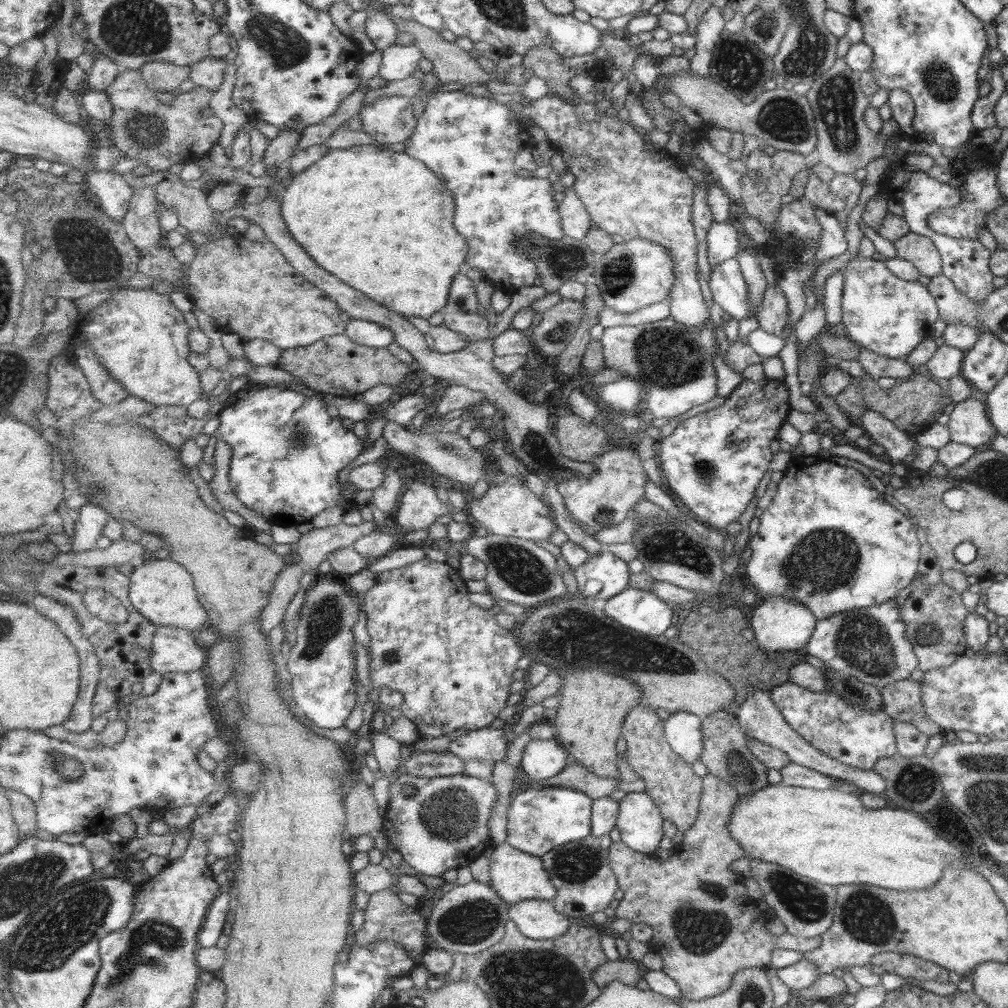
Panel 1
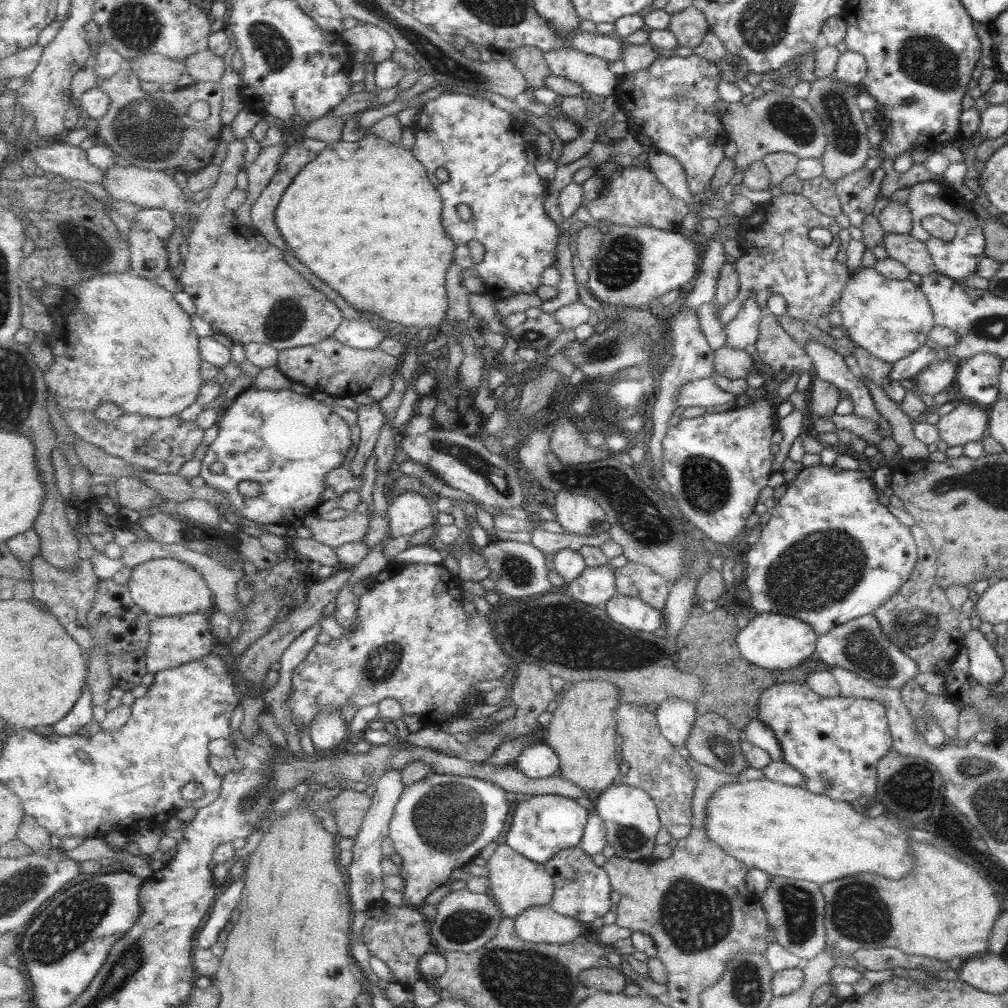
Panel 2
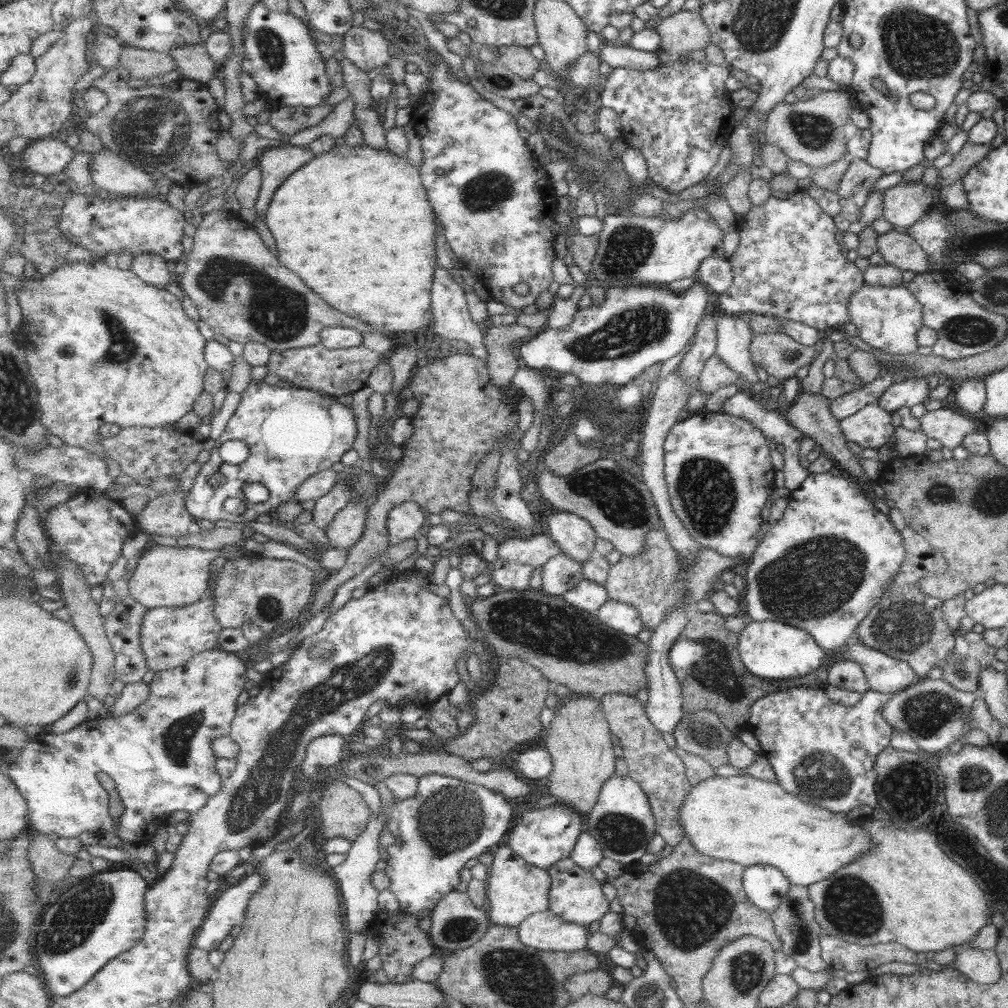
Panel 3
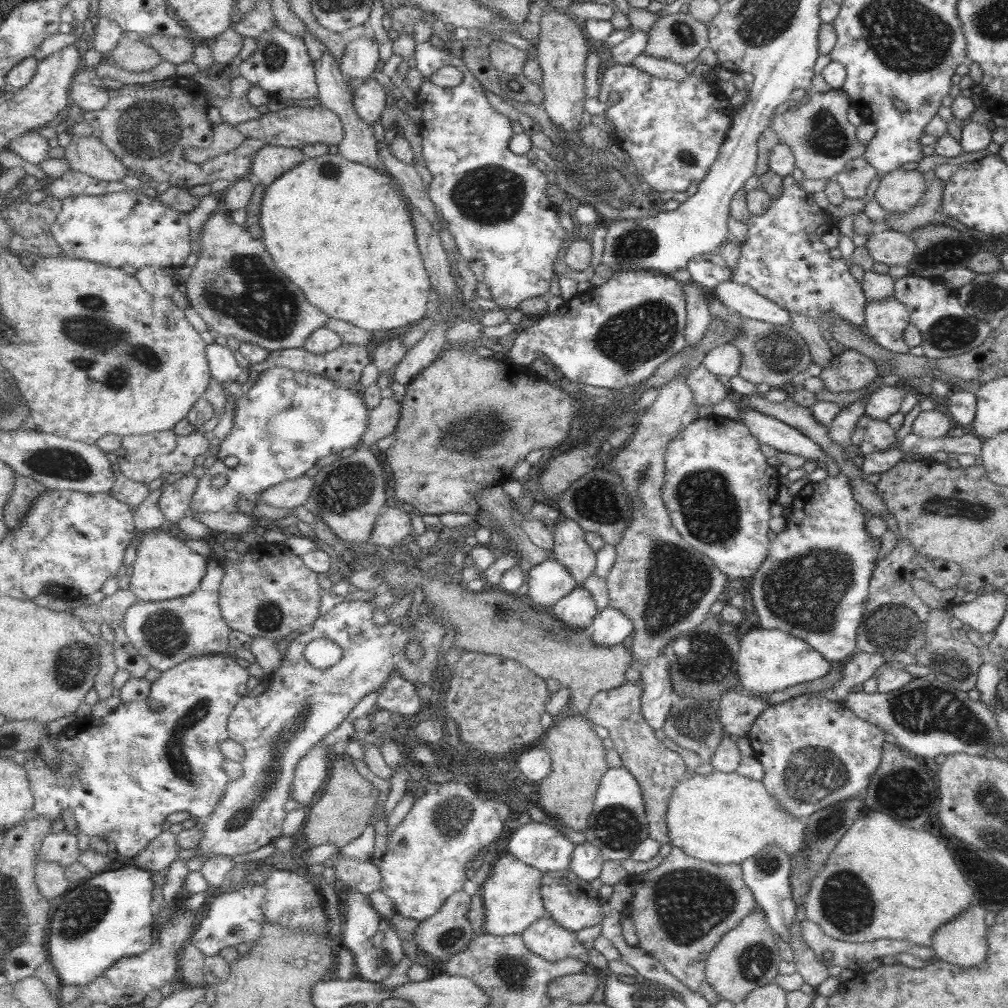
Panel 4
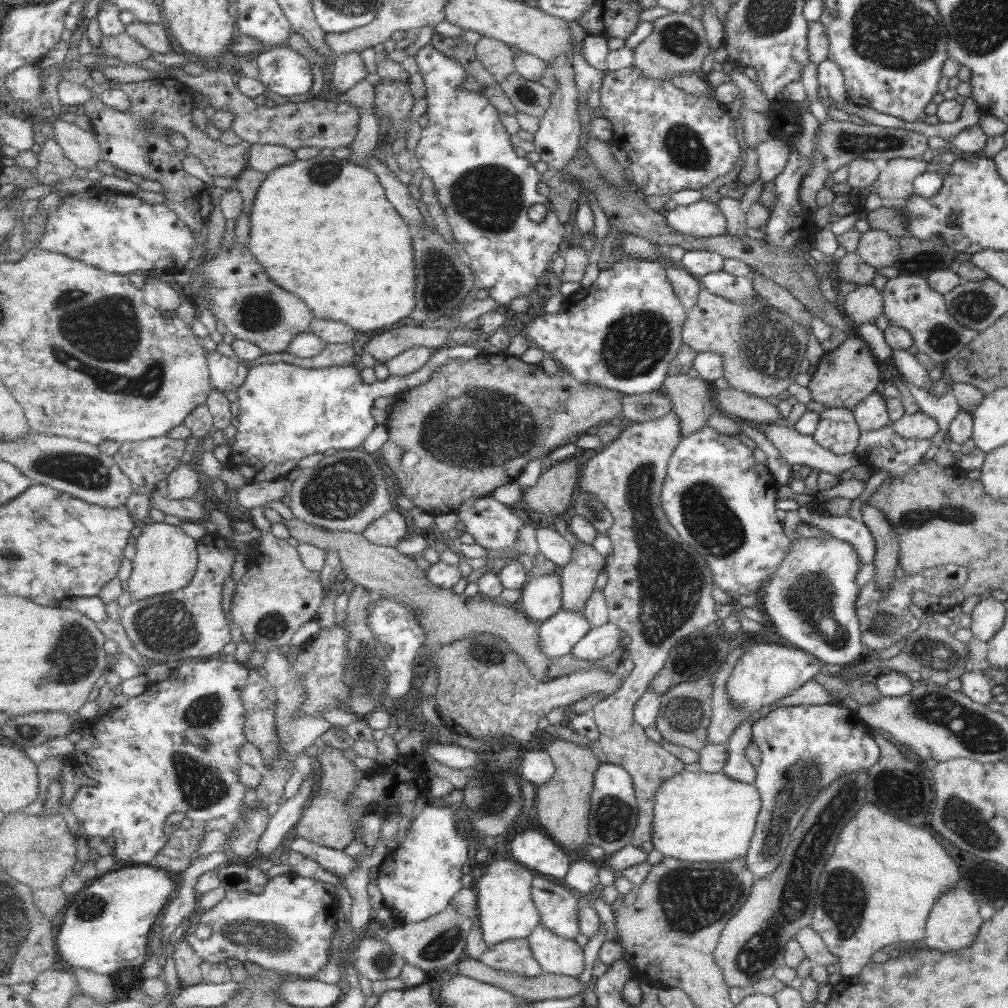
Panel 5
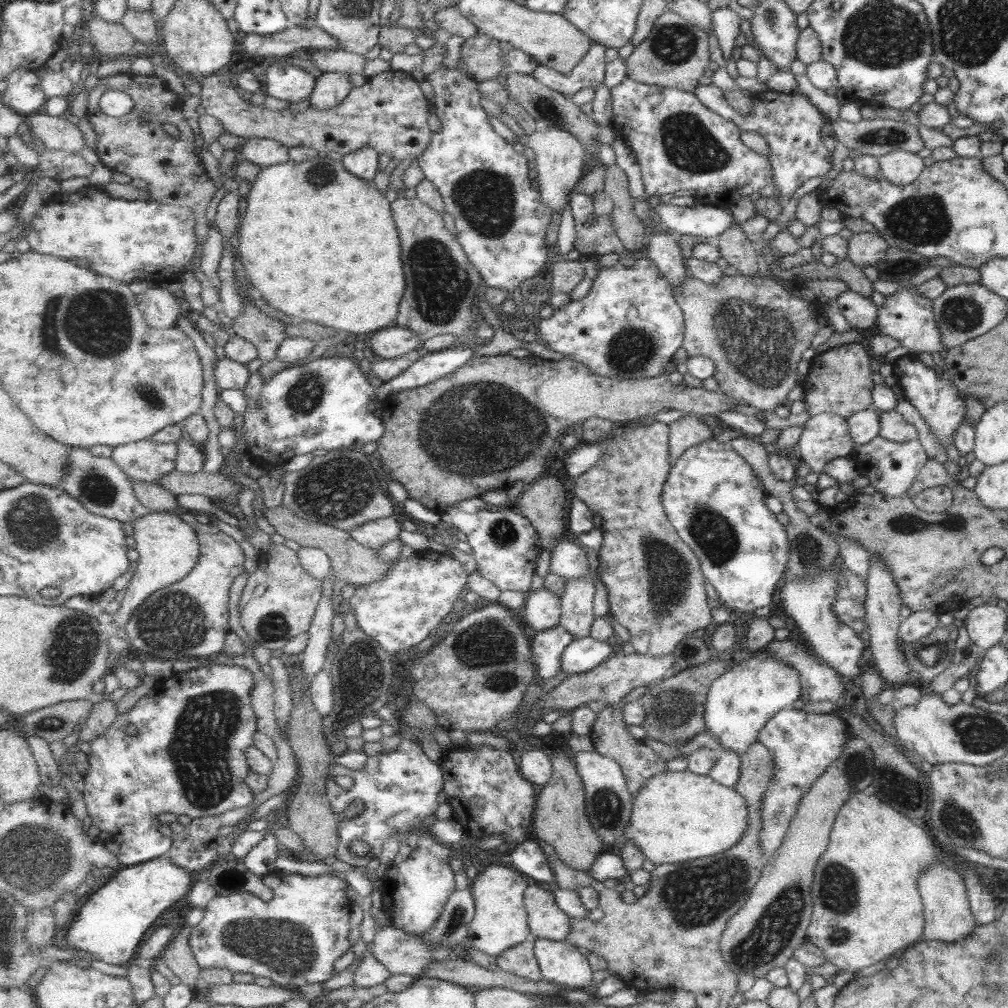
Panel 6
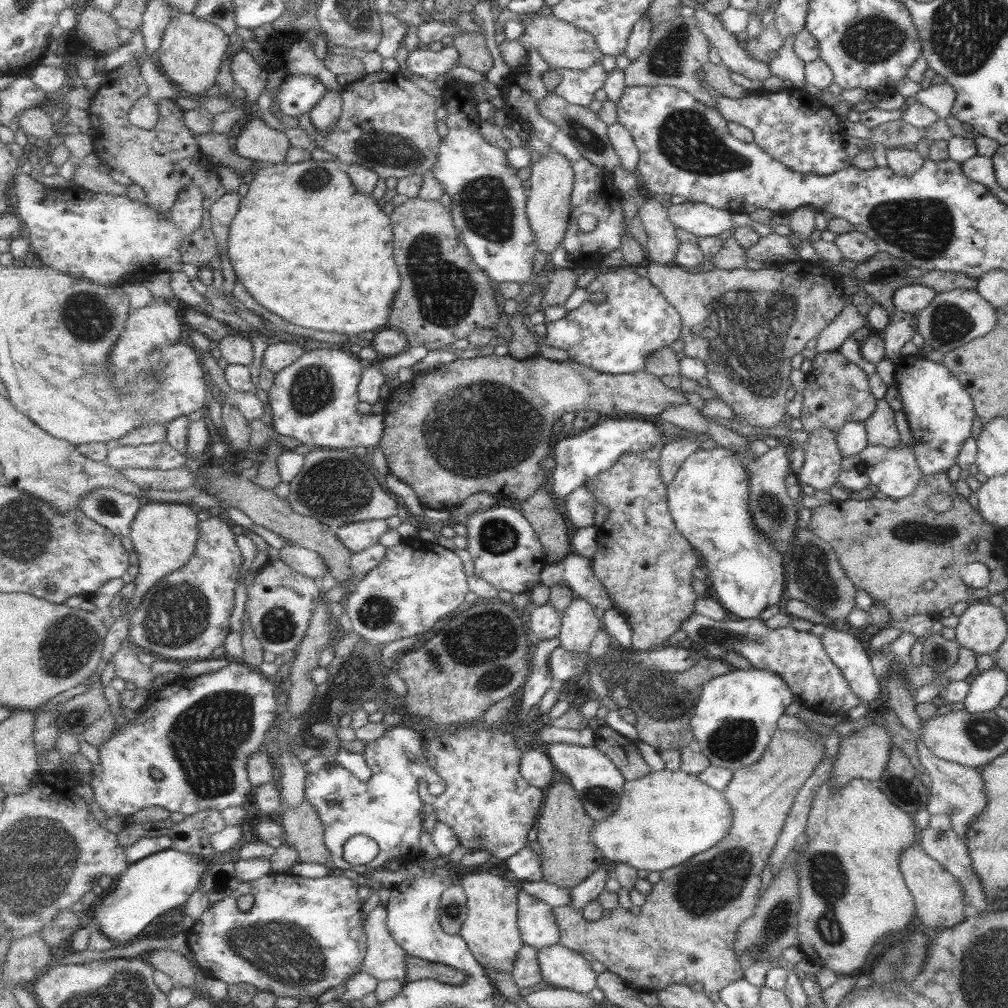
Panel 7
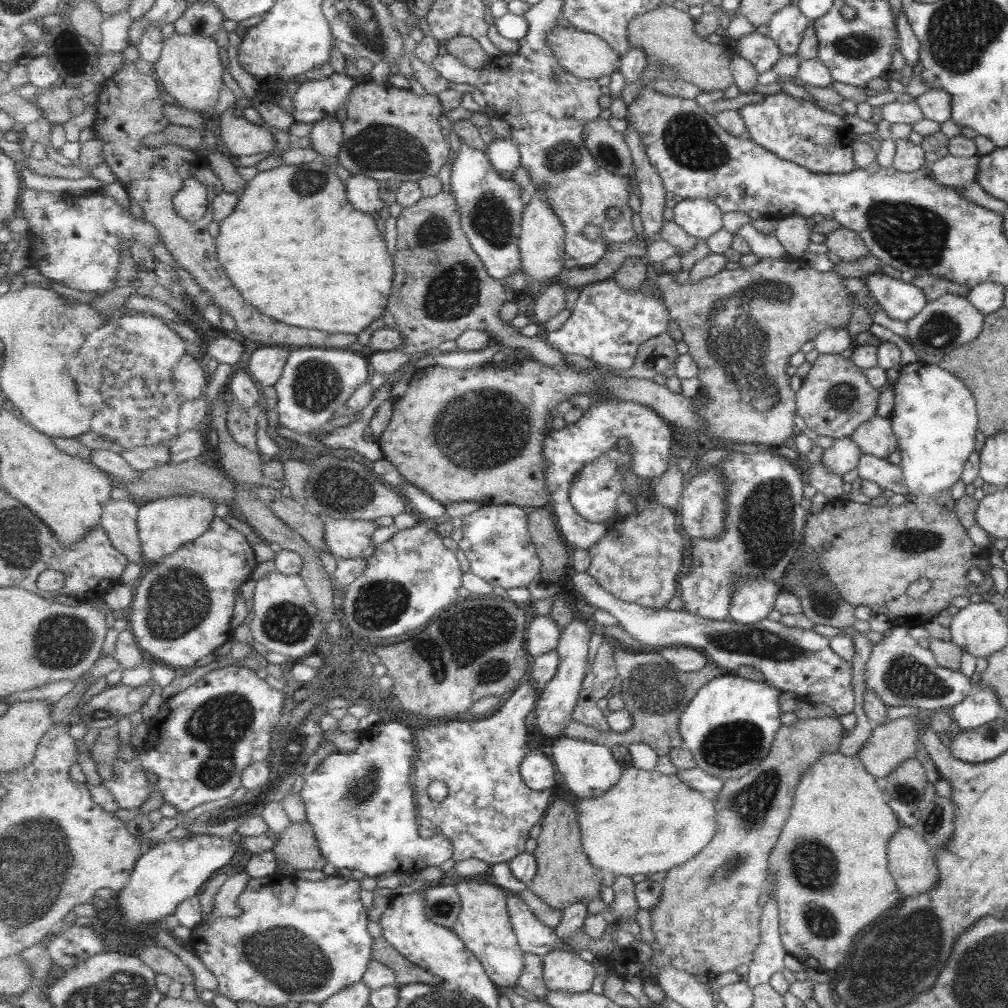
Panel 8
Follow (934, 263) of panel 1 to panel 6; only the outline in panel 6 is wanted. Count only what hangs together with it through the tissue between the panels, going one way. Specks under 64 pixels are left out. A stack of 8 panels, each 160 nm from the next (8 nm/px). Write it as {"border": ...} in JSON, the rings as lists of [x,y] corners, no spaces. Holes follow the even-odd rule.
{"border":[[[875,232],[853,233],[846,240],[846,257],[857,266],[875,266],[888,249],[887,243]]]}

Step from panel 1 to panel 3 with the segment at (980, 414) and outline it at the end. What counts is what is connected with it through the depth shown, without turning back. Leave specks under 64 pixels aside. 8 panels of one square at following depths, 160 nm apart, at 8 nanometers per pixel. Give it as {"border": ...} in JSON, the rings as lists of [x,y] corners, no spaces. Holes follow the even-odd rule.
{"border":[[[943,407],[926,411],[918,418],[920,431],[929,439],[934,438],[940,445],[952,450],[960,444],[966,434],[976,432],[975,421],[968,416],[955,413]]]}

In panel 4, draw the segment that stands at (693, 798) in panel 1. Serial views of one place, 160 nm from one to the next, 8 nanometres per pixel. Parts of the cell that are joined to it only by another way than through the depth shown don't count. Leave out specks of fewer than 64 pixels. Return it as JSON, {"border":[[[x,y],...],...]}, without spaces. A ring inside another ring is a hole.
{"border":[[[643,680],[641,685],[626,682],[610,692],[599,692],[585,715],[593,723],[608,729],[610,746],[620,755],[622,766],[639,781],[649,821],[649,838],[670,844],[667,811],[677,783],[688,776],[688,766],[678,752],[667,748],[667,745],[655,736],[654,728],[642,713],[642,695]]]}

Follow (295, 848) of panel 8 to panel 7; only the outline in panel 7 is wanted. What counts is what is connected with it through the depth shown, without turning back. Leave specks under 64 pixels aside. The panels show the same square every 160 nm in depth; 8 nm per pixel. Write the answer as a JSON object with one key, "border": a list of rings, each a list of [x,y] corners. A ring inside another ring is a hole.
{"border":[[[308,798],[299,806],[287,808],[282,815],[285,828],[284,843],[297,849],[300,862],[325,864],[331,851],[325,844],[327,828]]]}

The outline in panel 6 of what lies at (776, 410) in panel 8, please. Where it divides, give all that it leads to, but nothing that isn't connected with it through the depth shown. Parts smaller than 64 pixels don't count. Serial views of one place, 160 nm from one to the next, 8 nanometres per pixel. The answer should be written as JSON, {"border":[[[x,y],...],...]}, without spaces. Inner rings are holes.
{"border":[[[727,272],[718,283],[708,283],[688,274],[684,283],[675,288],[674,295],[686,321],[684,348],[689,357],[707,356],[716,362],[714,378],[719,383],[719,389],[757,410],[774,411],[775,406],[781,406],[787,392],[795,384],[795,366],[801,352],[809,349],[809,342],[817,332],[818,305],[822,304],[799,298],[795,291],[788,291],[774,276],[764,272],[755,278]]]}

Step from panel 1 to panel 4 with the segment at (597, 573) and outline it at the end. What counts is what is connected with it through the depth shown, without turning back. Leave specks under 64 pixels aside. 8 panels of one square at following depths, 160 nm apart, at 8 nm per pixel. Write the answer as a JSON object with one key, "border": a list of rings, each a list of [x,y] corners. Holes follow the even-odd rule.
{"border":[[[584,587],[575,588],[553,607],[555,617],[559,621],[563,621],[565,625],[569,625],[571,629],[575,629],[575,627],[589,628],[595,616],[600,612],[593,595]]]}

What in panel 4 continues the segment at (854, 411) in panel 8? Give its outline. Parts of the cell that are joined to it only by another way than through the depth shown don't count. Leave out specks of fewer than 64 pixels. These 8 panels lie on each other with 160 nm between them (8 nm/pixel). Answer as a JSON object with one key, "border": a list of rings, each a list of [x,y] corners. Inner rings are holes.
{"border":[[[846,348],[831,360],[827,368],[822,367],[818,377],[827,391],[861,390],[878,375],[875,363],[867,356]]]}

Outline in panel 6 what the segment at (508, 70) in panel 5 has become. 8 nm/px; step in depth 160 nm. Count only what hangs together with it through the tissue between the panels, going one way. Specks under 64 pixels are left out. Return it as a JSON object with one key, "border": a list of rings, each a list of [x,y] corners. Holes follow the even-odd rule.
{"border":[[[485,32],[464,39],[460,56],[477,82],[496,79],[503,72],[505,64],[501,59],[499,41]]]}

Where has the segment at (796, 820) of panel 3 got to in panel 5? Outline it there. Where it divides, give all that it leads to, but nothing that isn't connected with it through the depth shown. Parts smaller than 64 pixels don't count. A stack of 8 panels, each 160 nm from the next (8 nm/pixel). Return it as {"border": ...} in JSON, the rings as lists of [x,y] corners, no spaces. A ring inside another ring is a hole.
{"border":[[[681,771],[663,783],[654,802],[654,848],[662,856],[691,862],[725,862],[746,856],[754,834],[761,797],[752,783],[729,778],[723,771]]]}

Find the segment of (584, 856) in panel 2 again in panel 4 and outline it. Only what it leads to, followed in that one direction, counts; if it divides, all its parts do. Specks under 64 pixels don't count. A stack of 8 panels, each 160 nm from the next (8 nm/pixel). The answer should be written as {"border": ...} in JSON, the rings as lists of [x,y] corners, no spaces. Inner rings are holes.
{"border":[[[570,868],[557,872],[546,872],[543,875],[542,897],[548,916],[554,918],[561,926],[564,926],[571,932],[579,932],[583,928],[600,924],[607,912],[605,905],[600,902],[606,902],[599,896],[599,891],[593,889],[588,880],[579,878]]]}

